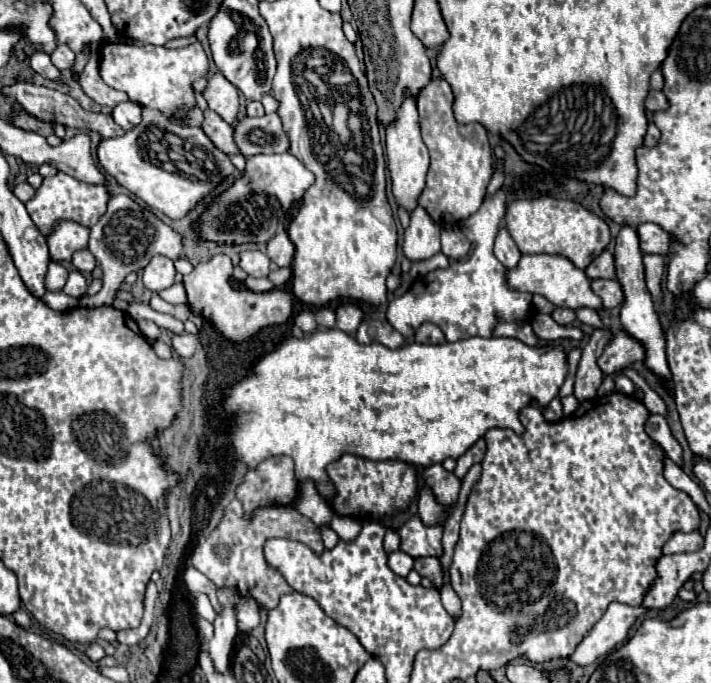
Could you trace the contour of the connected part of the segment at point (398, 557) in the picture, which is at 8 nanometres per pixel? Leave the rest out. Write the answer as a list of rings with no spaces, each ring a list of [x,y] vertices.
[[[393,551],[393,553],[389,555],[387,565],[389,565],[397,575],[407,577],[407,573],[413,569],[413,557],[409,557],[409,555],[403,553],[403,551]]]

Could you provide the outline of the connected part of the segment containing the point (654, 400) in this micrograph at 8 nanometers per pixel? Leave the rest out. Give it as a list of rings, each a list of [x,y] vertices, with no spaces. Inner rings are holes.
[[[623,369],[621,373],[627,373],[627,375],[631,377],[631,381],[643,391],[643,403],[645,403],[645,407],[647,407],[651,413],[661,413],[661,415],[667,413],[667,407],[665,407],[663,399],[645,383],[645,379],[641,379],[633,369]]]

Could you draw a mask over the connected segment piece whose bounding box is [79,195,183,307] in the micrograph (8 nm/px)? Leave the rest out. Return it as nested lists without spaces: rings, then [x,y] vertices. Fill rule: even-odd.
[[[113,195],[107,201],[105,215],[91,227],[87,249],[93,253],[93,257],[97,259],[103,271],[103,289],[93,297],[81,297],[79,305],[103,307],[103,305],[113,305],[113,295],[119,289],[119,285],[125,281],[125,277],[131,271],[143,269],[155,255],[163,255],[177,261],[183,249],[183,235],[177,233],[173,227],[165,225],[161,219],[157,219],[149,209],[137,205],[131,197]]]

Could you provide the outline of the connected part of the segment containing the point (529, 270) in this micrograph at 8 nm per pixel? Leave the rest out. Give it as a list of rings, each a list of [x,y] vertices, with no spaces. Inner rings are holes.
[[[521,255],[519,263],[513,269],[507,269],[507,285],[515,291],[527,291],[527,293],[539,293],[545,299],[549,299],[555,307],[593,307],[601,309],[601,299],[591,291],[589,277],[577,269],[569,259],[561,255]]]

